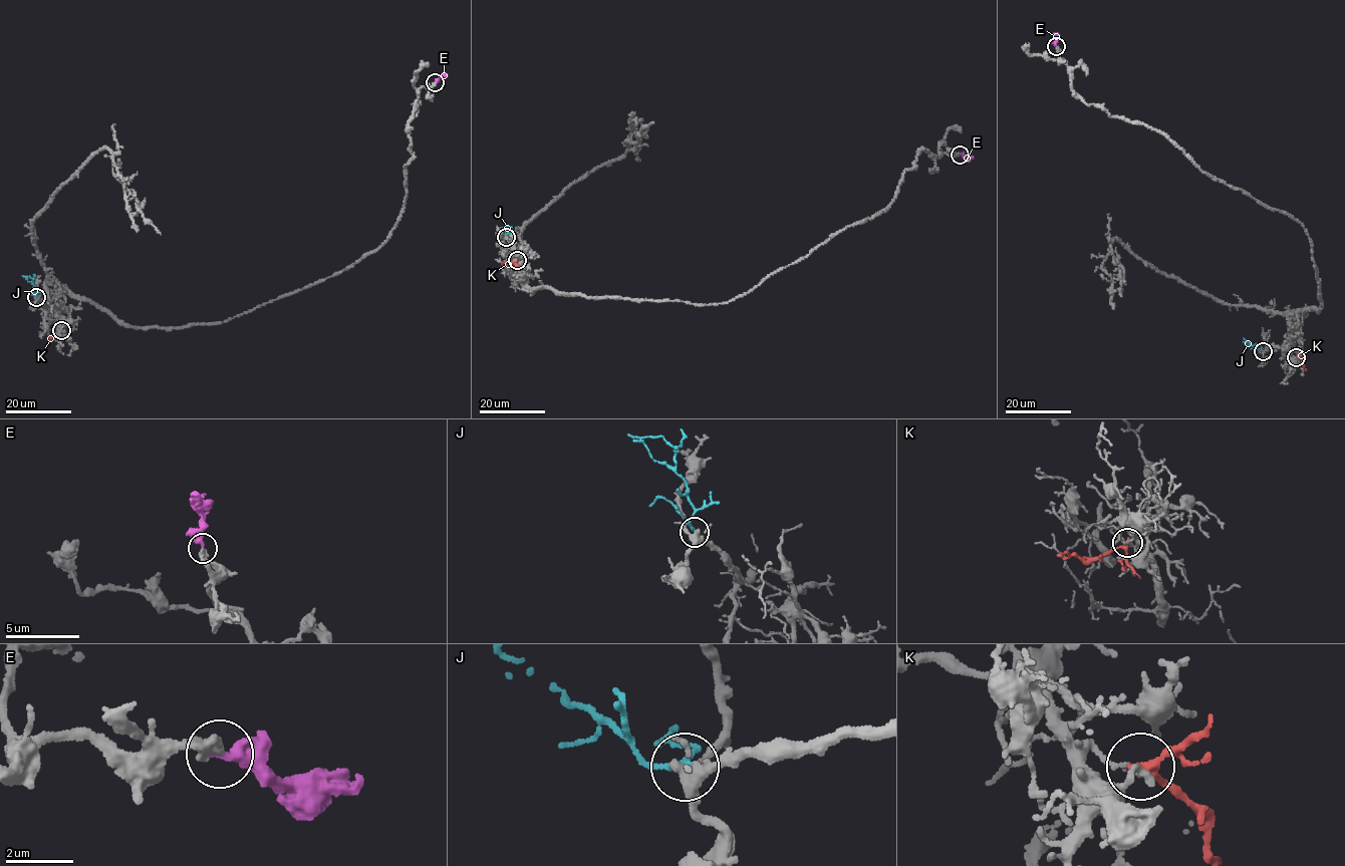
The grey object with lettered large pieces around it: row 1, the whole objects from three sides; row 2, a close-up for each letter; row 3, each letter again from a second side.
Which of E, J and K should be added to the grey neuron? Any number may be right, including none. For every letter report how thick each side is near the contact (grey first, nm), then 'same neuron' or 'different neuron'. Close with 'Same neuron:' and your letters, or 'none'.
E: 340/320 nm | same neuron
J: 360/130 nm | same neuron
K: 220/190 nm | different neuron
Same neuron: E, J

